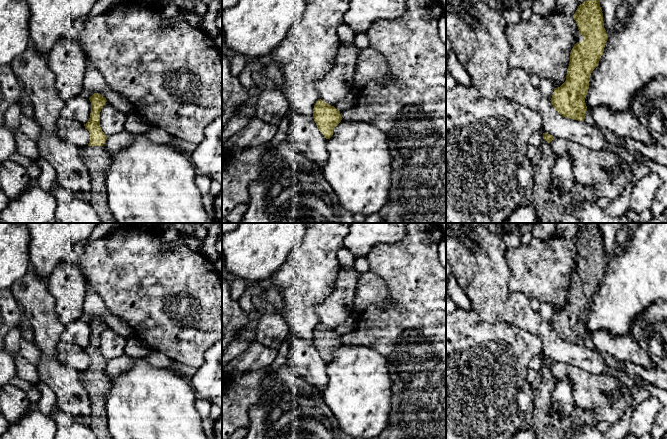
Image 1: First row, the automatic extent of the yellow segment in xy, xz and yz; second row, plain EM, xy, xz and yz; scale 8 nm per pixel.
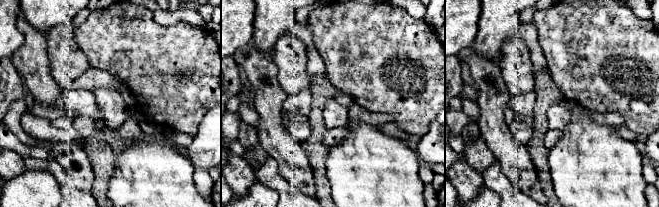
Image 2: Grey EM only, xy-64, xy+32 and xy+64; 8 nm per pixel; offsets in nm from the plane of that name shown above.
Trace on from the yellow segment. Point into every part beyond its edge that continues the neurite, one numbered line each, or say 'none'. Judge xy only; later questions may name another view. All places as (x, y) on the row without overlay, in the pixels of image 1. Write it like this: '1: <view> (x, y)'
1: xy (96, 382)

